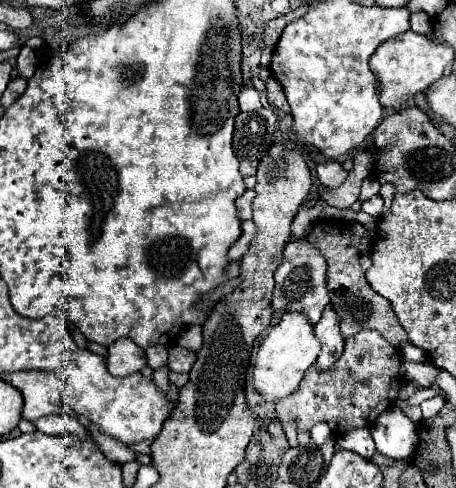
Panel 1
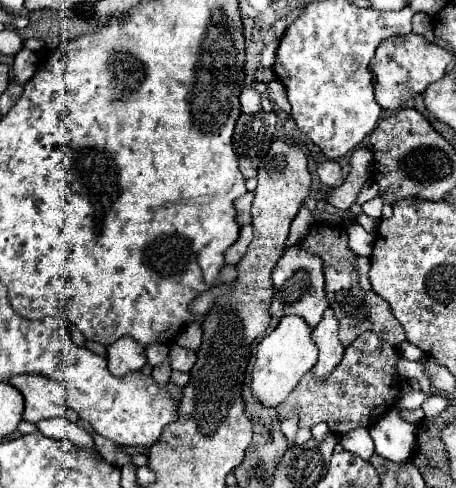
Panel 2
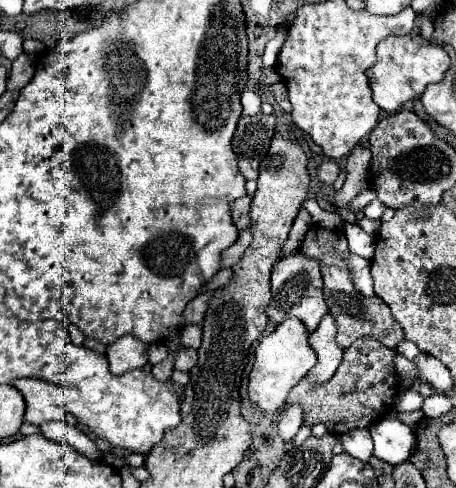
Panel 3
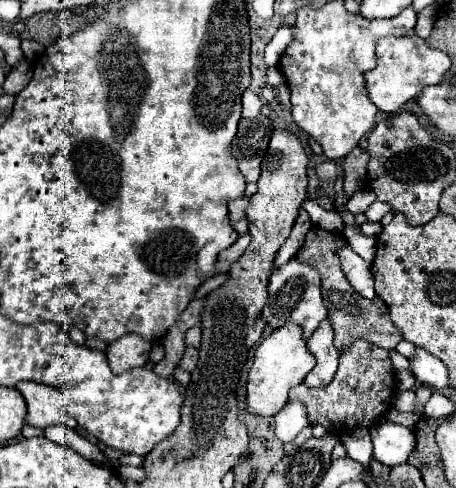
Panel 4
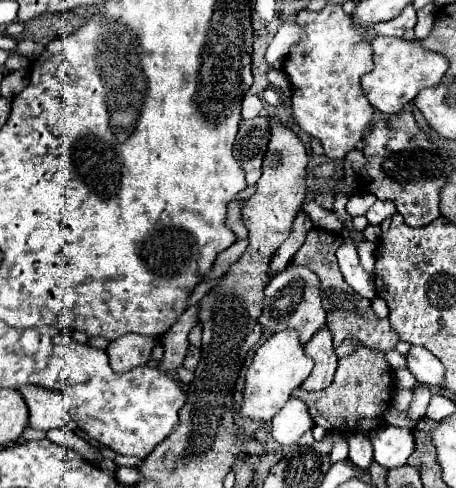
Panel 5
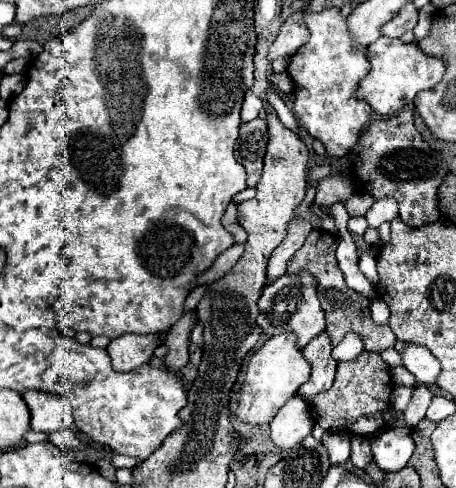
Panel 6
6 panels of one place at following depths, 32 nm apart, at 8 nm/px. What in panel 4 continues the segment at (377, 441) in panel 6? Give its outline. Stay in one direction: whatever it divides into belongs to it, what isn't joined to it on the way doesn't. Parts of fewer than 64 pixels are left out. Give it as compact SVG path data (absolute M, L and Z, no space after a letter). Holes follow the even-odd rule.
M390 420L370 426L370 434L374 442L374 458L386 466L404 464L416 446L414 430Z

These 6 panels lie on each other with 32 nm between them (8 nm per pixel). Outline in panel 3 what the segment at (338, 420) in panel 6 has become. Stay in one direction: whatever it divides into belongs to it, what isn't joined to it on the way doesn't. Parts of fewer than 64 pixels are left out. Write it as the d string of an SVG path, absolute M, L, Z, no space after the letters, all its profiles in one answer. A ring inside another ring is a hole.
M358 338L350 348L344 350L342 364L326 384L318 386L304 376L288 394L284 410L292 404L300 404L304 410L304 426L322 422L332 434L346 434L348 430L370 426L396 400L398 374L394 368L394 356L396 352L382 346L376 338Z

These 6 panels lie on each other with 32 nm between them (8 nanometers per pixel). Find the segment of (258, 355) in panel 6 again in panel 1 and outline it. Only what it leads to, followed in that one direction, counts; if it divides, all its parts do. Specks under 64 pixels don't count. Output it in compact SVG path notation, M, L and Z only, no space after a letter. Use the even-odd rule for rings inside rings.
M284 312L280 322L272 328L272 332L262 340L256 366L254 366L254 386L266 400L280 400L288 396L300 384L308 366L318 358L320 342L314 334L314 326L310 324L304 312Z

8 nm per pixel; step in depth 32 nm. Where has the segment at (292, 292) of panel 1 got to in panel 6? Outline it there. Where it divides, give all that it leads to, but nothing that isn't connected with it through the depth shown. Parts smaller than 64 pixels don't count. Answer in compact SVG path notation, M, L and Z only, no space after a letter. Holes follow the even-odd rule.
M296 272L296 274L282 274L272 284L264 288L264 294L260 298L260 316L258 324L264 330L266 336L276 336L280 332L296 332L298 346L304 348L314 336L324 332L324 312L320 308L318 292L316 292L318 280L310 272Z

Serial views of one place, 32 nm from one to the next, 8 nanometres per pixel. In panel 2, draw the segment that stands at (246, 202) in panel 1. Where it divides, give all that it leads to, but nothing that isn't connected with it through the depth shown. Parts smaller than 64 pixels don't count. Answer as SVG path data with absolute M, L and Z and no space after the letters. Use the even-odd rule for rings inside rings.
M246 192L244 196L240 196L234 206L236 206L236 216L238 216L238 224L246 224L246 222L252 222L252 214L250 214L250 204L252 204L252 198L254 198L254 192Z

